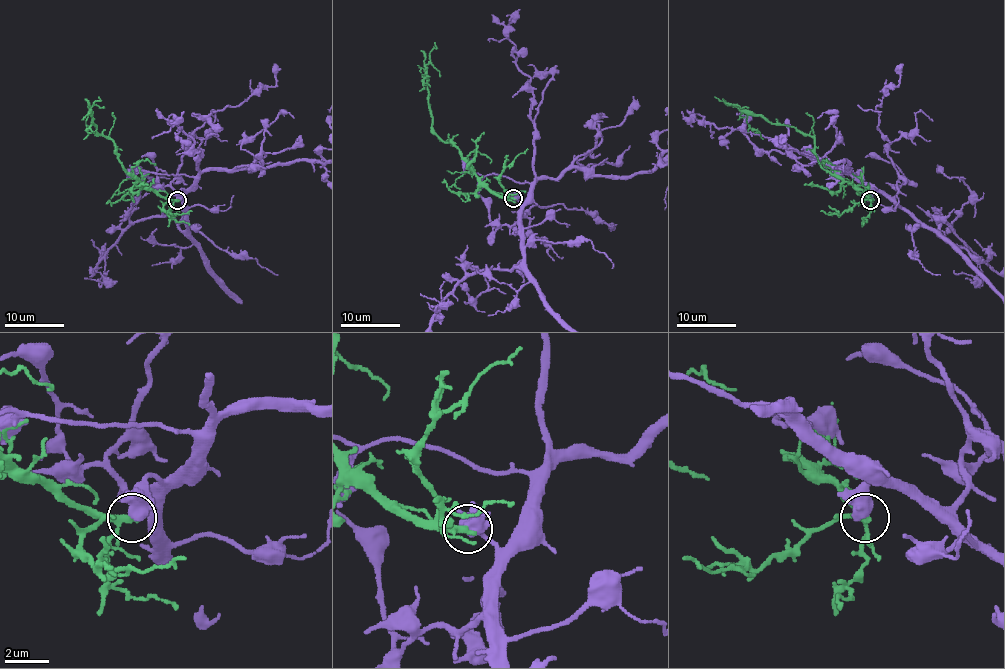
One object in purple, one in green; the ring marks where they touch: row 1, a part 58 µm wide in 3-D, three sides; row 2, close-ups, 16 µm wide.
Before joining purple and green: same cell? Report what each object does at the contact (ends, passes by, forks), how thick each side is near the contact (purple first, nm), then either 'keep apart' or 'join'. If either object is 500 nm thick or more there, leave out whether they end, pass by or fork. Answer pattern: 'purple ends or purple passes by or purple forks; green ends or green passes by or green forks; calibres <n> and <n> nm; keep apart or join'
purple passes by; green passes by; calibres 480 and 280 nm; keep apart

